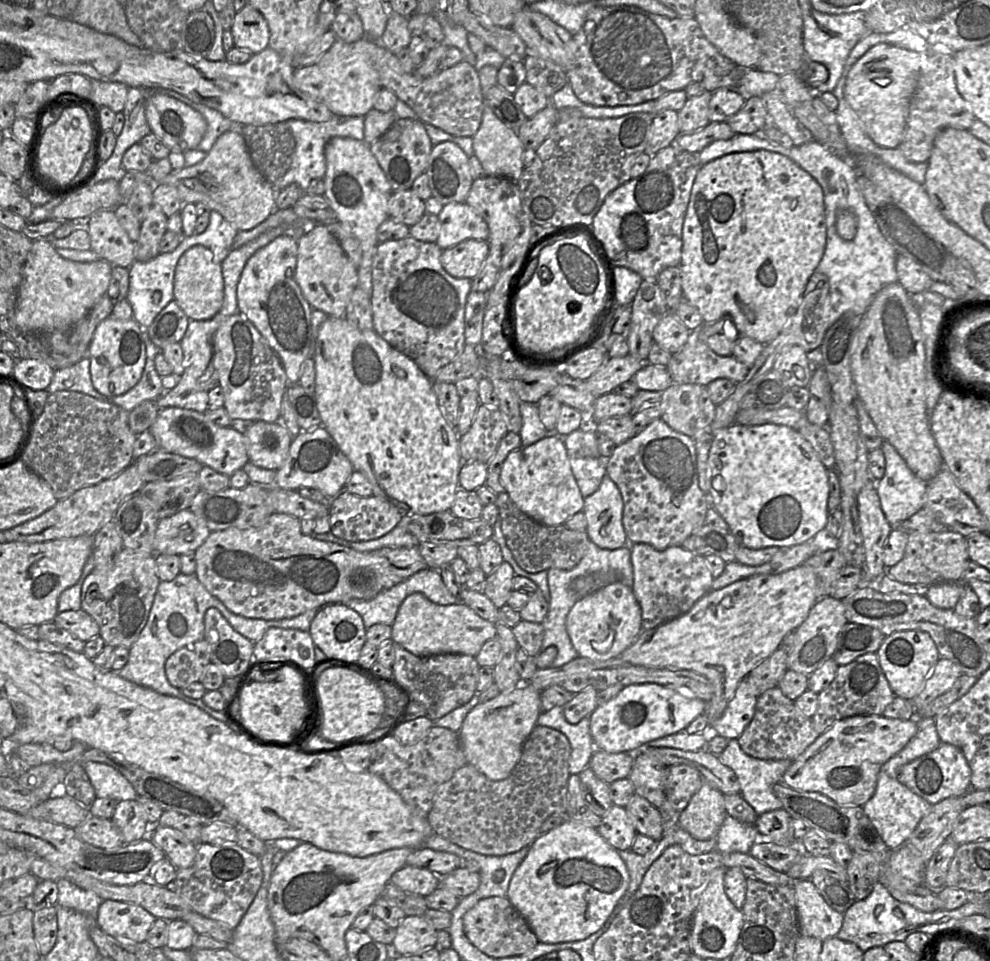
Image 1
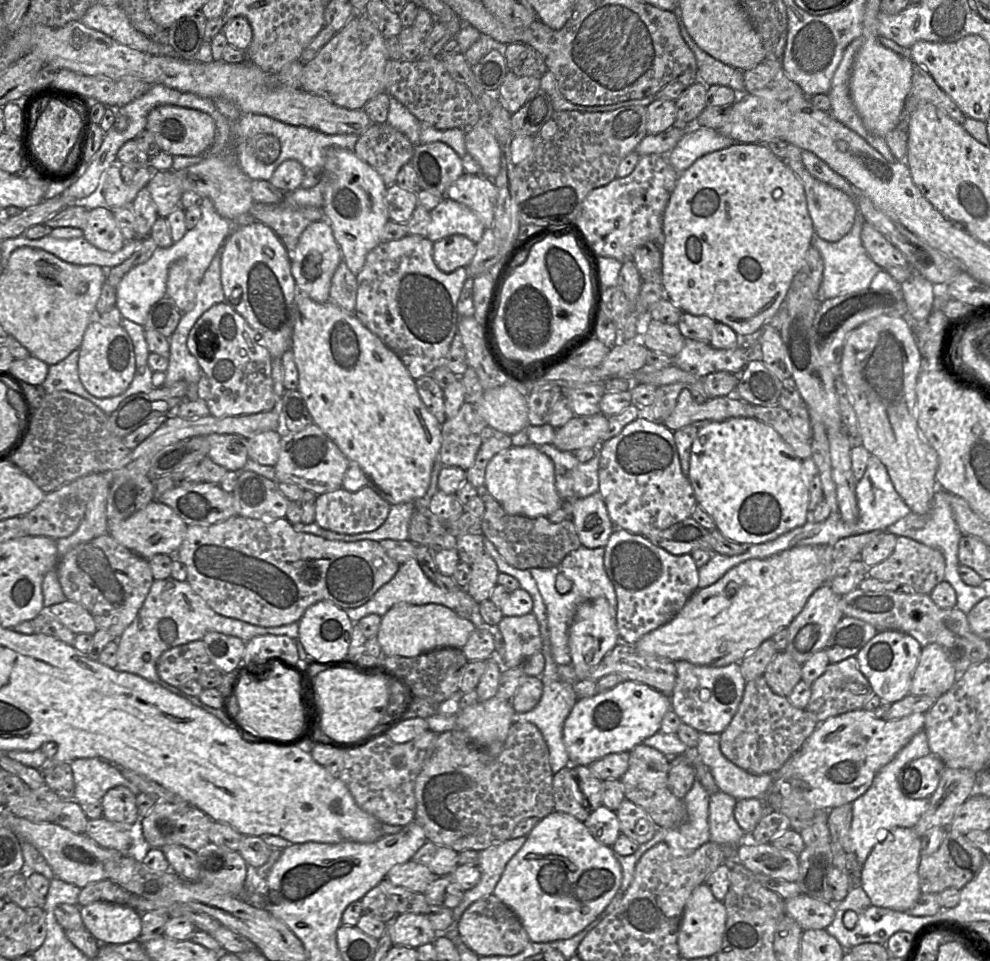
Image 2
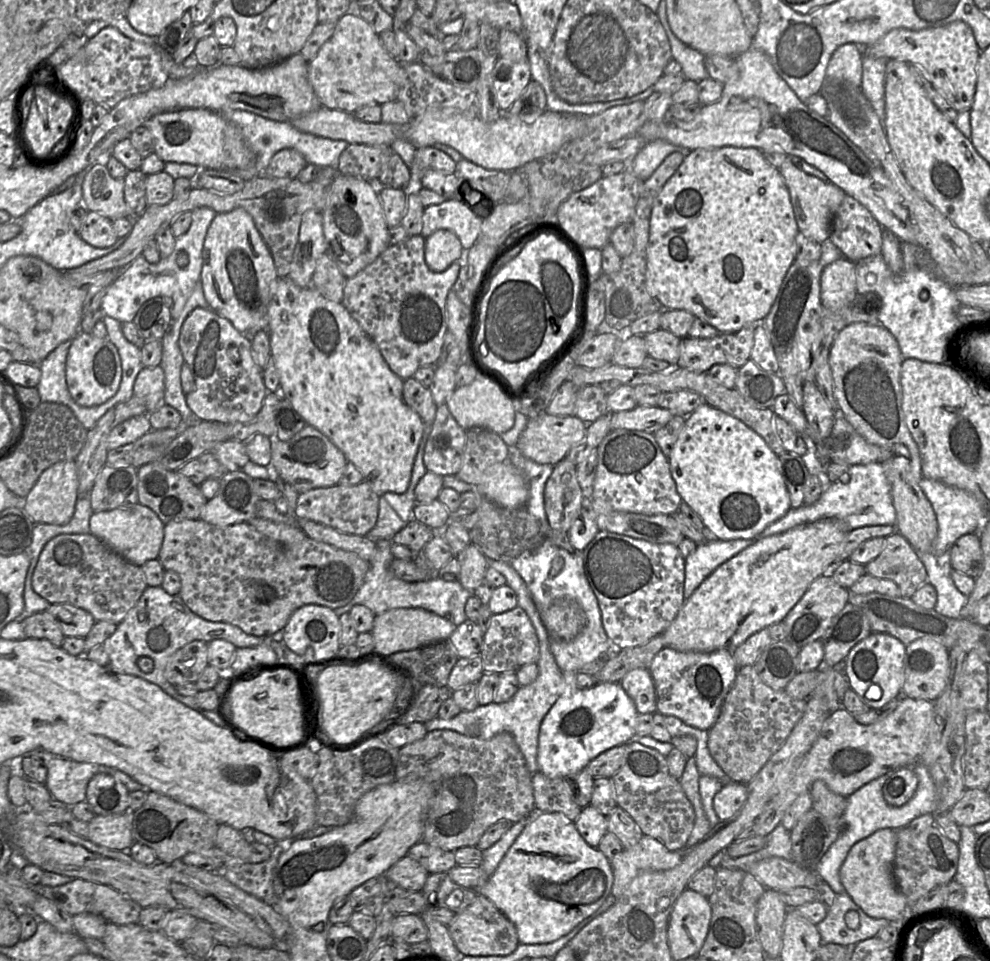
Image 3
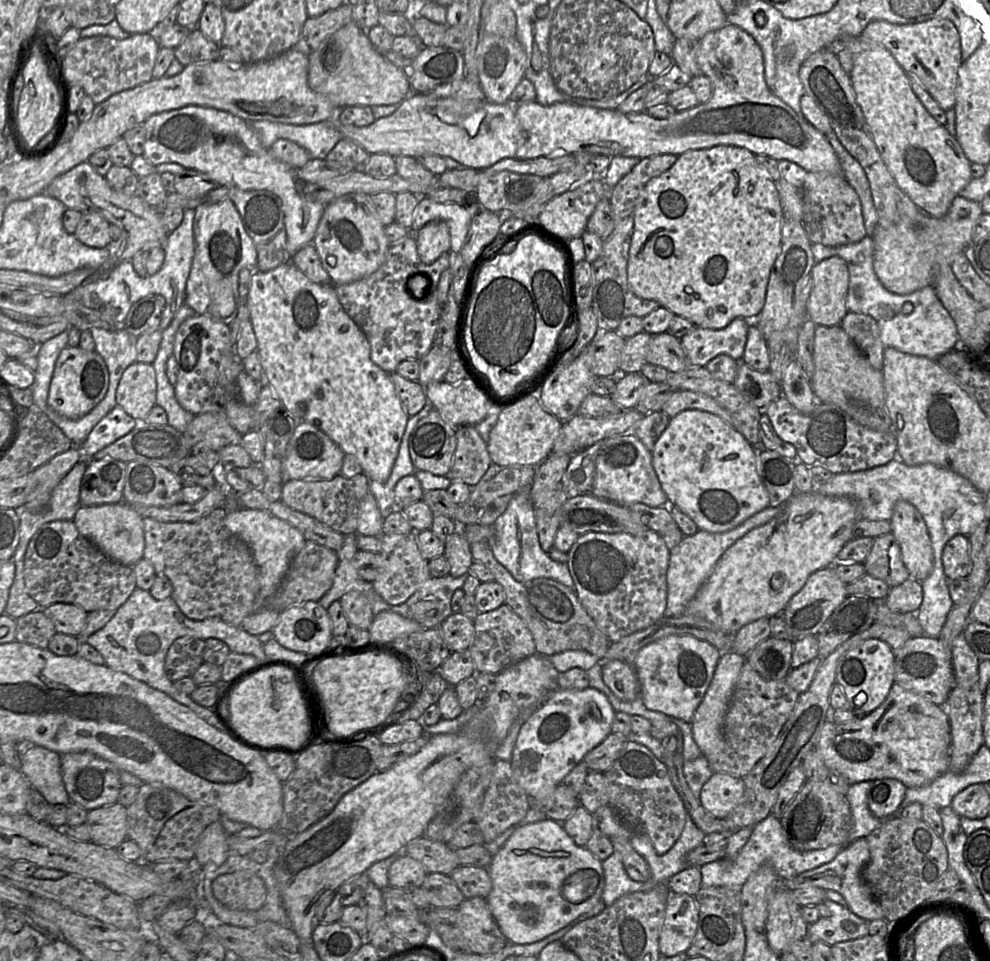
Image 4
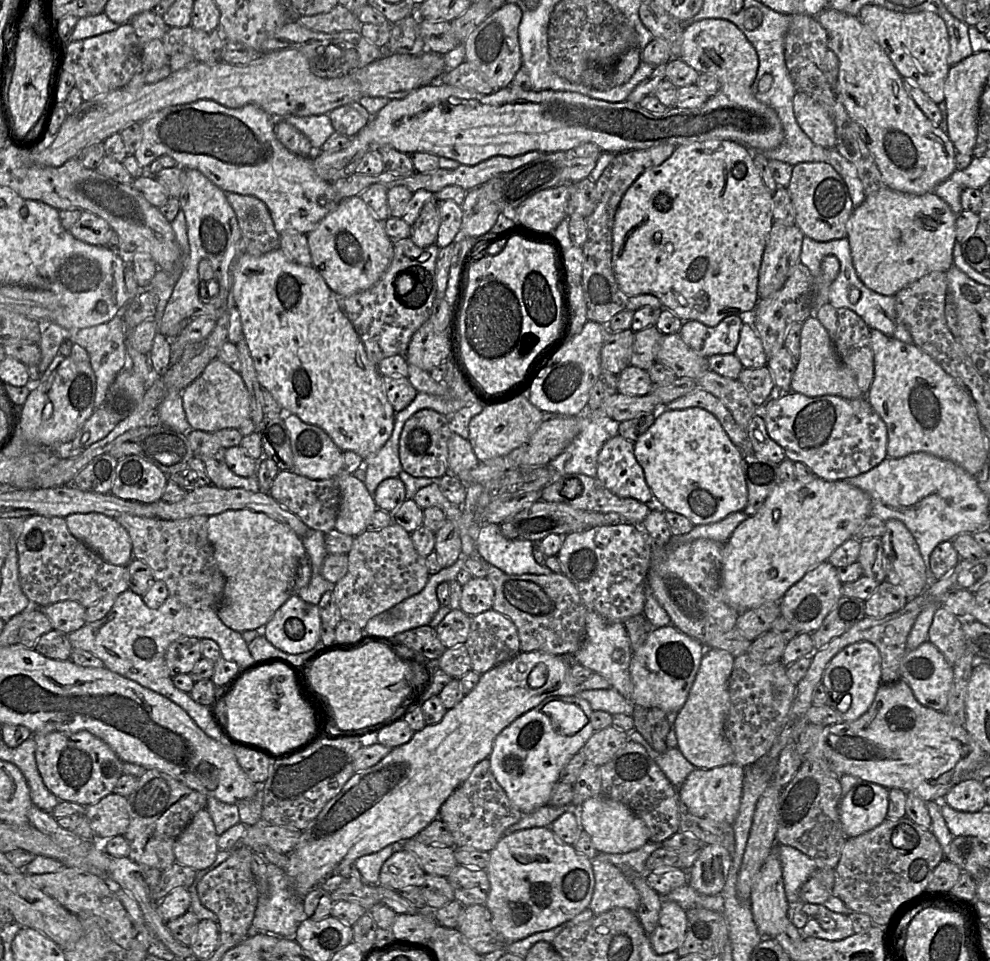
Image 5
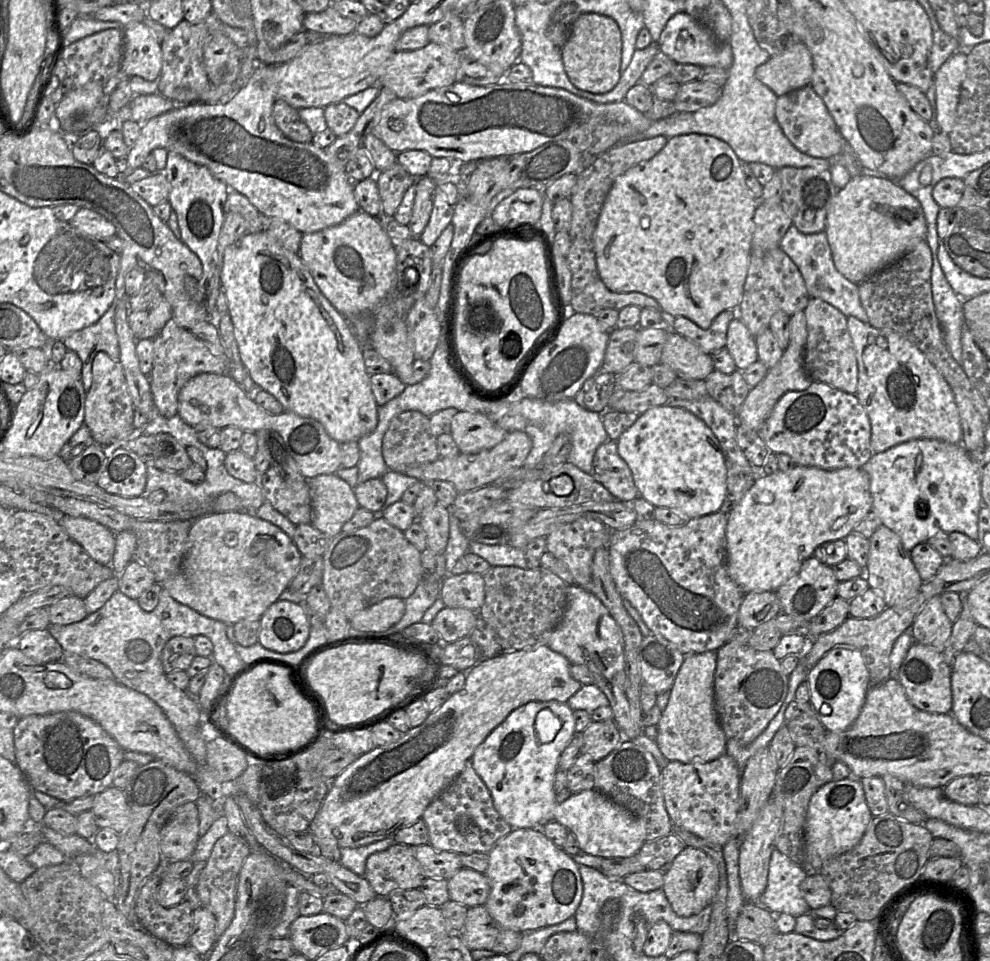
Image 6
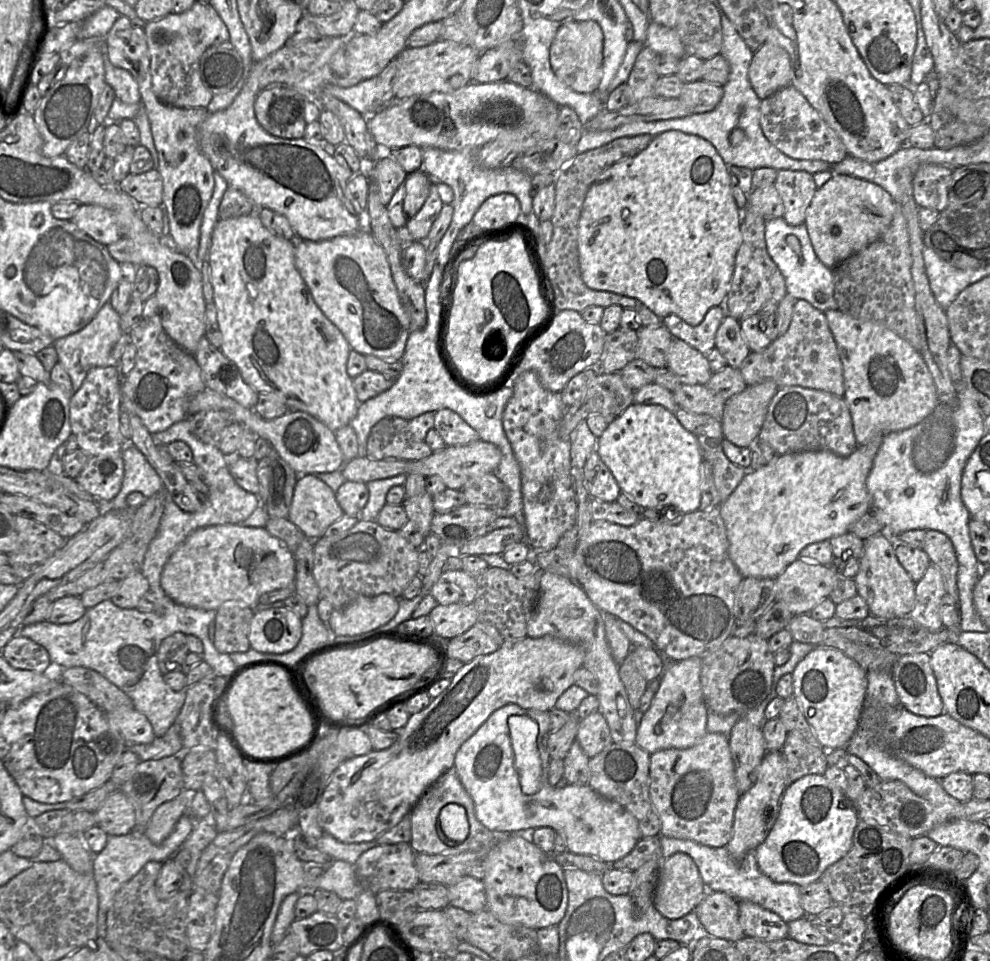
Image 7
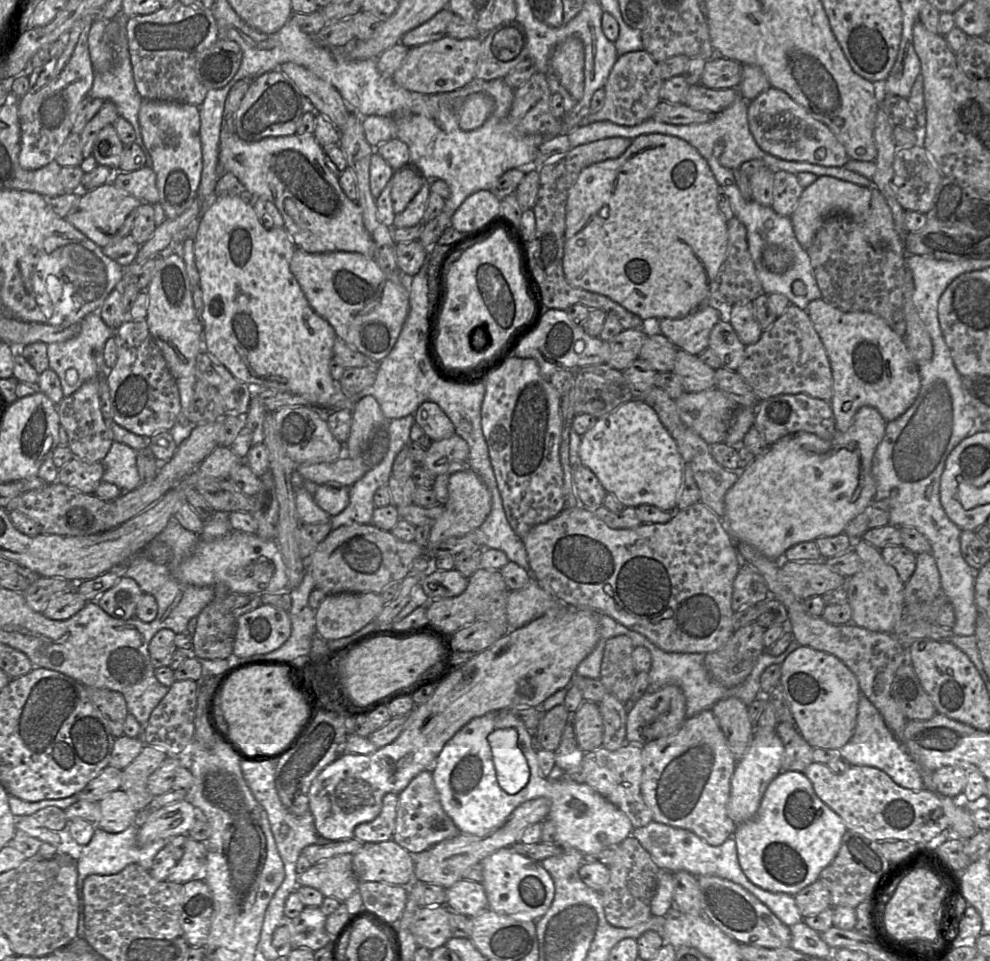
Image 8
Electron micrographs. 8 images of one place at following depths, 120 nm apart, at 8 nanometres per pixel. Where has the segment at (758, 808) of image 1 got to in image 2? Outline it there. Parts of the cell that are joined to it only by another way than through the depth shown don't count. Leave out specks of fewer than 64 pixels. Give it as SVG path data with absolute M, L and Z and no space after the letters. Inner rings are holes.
M699 733L695 750L709 769L720 791L737 801L743 799L762 801L768 796L774 783L774 775L754 775L730 762L720 750L720 735Z

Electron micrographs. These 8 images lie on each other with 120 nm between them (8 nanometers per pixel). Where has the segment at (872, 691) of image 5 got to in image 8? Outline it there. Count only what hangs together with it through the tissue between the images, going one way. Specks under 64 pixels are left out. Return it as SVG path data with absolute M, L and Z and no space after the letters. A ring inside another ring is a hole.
M808 646L791 652L780 668L780 685L800 735L813 748L840 750L852 738L857 723L860 688L854 673L834 655Z

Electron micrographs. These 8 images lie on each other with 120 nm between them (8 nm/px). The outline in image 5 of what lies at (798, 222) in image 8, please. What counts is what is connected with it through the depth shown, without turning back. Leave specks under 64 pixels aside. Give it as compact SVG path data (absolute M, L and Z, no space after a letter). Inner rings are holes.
M886 186L870 195L855 207L847 224L854 268L861 282L876 293L895 296L897 292L934 272L947 272L953 266L953 250L956 244L957 214L950 205L934 193L915 195Z

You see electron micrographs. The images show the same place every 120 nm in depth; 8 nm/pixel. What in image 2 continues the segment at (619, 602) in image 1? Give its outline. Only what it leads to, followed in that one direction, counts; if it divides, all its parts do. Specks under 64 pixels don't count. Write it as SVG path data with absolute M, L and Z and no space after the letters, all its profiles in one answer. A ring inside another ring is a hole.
M600 597L588 600L576 608L569 628L568 645L571 664L574 666L579 681L586 679L589 672L597 666L605 655L618 643L620 643L620 638L617 631L615 608L610 605L607 599Z

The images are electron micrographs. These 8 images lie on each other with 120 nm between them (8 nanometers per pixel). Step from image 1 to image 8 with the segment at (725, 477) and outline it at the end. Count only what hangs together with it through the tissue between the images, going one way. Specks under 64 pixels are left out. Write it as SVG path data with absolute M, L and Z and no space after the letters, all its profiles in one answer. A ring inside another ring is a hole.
M633 398L611 413L596 419L592 427L581 436L579 457L581 464L596 475L607 494L615 496L625 507L636 508L648 504L662 510L676 511L677 493L685 462L673 436L664 427L656 411L645 402Z

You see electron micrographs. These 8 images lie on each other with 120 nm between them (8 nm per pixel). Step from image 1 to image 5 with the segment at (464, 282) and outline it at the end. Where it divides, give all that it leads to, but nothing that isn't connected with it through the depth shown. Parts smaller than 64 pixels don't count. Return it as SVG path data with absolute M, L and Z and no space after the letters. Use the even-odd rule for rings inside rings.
M410 237L393 245L393 259L381 279L375 285L347 297L337 296L338 305L362 342L367 358L375 365L387 357L406 354L412 336L430 318L435 300L435 268L440 248L435 244L426 248L420 248L413 243ZM409 269L416 271L415 287L407 294L399 295L396 291L396 280Z

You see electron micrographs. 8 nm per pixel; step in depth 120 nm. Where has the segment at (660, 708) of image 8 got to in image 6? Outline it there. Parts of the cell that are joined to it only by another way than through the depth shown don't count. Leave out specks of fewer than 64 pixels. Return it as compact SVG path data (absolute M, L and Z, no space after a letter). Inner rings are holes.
M716 651L685 655L669 690L669 699L656 725L655 742L668 761L710 762L726 753L726 737L719 725L714 705Z

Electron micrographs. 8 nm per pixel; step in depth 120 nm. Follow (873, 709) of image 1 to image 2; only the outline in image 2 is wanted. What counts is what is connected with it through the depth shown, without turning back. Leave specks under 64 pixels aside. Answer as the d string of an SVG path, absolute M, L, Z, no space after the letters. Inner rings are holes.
M855 656L838 663L830 663L826 671L811 685L811 691L812 695L806 711L818 725L830 717L863 709L864 705L876 695L869 681L860 671Z

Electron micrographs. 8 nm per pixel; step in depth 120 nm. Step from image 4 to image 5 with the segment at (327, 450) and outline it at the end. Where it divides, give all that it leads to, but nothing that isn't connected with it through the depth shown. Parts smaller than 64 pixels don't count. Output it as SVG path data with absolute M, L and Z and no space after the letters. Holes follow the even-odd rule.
M282 410L293 454L293 472L312 480L336 478L343 465L343 451L320 427L303 422Z

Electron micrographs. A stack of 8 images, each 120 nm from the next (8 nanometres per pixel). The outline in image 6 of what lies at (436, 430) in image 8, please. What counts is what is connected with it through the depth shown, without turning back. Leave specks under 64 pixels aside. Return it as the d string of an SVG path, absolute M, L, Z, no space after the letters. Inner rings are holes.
M459 411L452 418L449 434L461 453L476 454L499 444L508 432L482 413Z

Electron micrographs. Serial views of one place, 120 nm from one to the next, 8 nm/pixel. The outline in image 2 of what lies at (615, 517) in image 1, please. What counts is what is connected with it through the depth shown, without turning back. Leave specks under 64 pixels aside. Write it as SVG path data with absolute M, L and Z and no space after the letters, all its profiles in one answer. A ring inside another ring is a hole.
M598 491L575 500L570 505L570 519L575 525L581 546L589 549L604 548L615 530Z

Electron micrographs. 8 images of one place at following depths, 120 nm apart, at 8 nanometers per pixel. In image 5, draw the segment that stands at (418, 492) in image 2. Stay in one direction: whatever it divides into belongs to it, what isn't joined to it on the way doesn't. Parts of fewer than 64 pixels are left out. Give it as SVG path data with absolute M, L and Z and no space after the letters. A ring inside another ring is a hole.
M281 249L261 256L242 253L233 266L232 294L263 390L270 392L283 410L323 429L340 450L355 452L363 459L377 453L392 435L396 412L385 395L383 375L367 358L362 342L338 305L337 295L316 269L295 263Z

